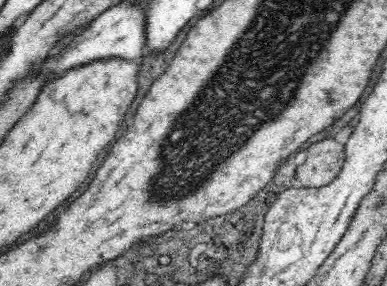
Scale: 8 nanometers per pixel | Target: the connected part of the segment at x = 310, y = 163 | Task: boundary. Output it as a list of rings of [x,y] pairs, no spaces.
[[[335,138],[314,142],[305,150],[306,158],[298,168],[298,186],[323,187],[332,182],[345,161],[345,144]]]

